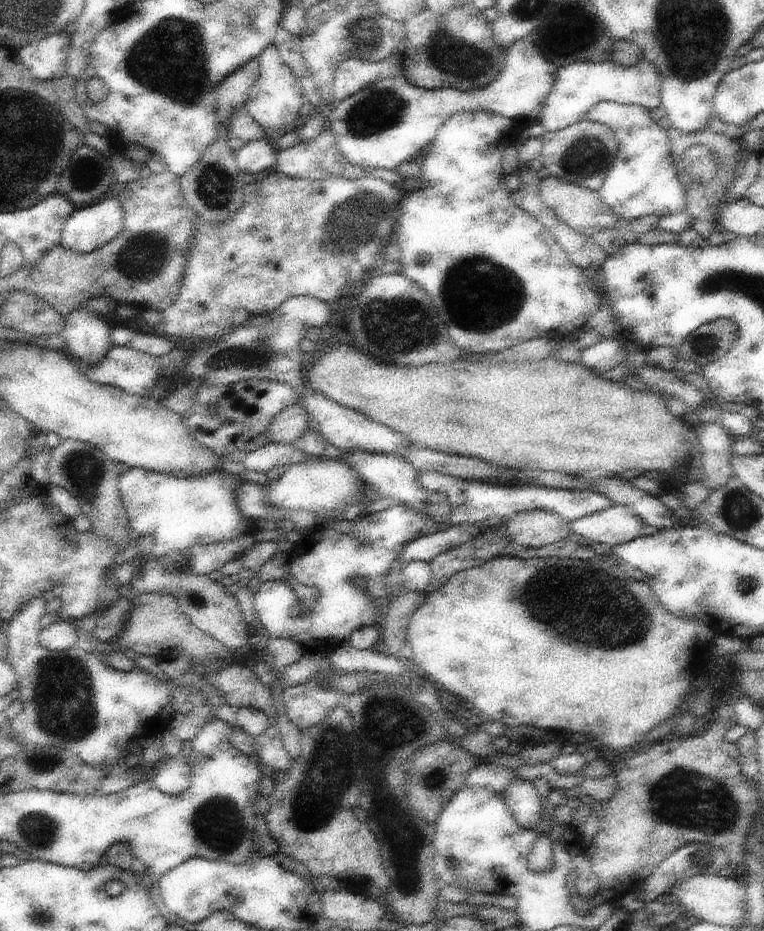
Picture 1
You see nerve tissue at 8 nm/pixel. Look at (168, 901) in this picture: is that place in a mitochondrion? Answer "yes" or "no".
no

